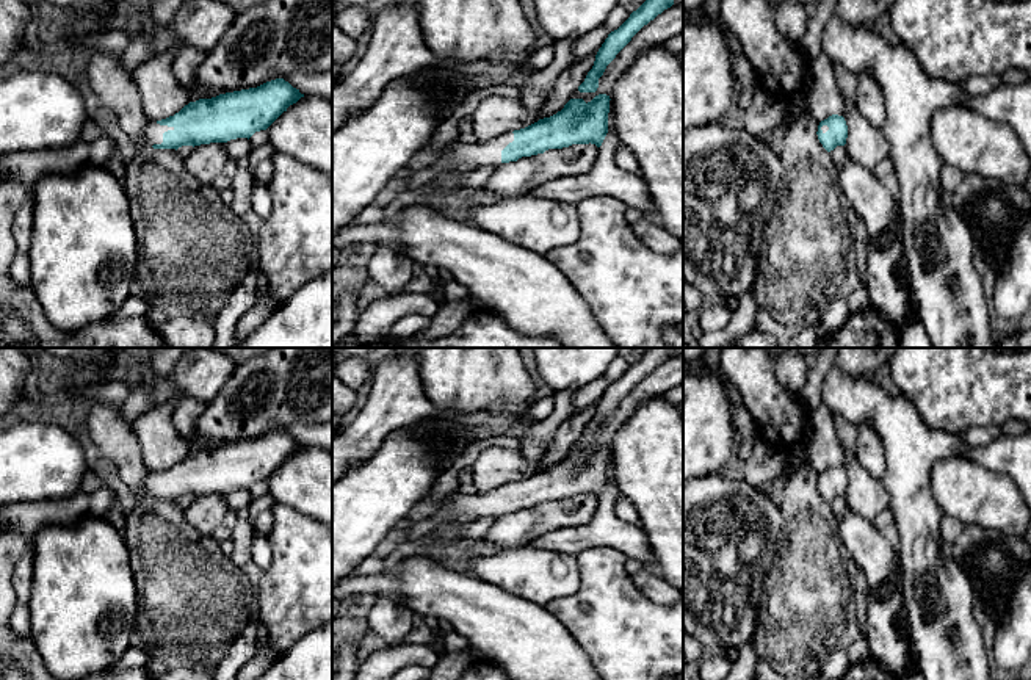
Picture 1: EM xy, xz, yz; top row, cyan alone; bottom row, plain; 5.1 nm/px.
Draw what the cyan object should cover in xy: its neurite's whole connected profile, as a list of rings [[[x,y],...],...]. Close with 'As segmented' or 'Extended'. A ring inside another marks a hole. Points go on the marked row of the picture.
[[[284,78],[257,88],[219,94],[190,102],[179,113],[150,121],[143,132],[144,143],[154,149],[179,149],[251,138],[266,130],[304,94]]]. Extended

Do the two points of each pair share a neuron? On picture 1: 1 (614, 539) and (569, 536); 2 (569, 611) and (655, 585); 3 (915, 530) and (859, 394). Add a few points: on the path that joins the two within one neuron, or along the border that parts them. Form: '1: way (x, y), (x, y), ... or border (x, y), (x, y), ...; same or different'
1: way (604, 536), (580, 536); same
2: border (630, 575), (632, 582), (644, 594), (666, 605); different
3: way (911, 495), (908, 486), (908, 442), (893, 428); same

